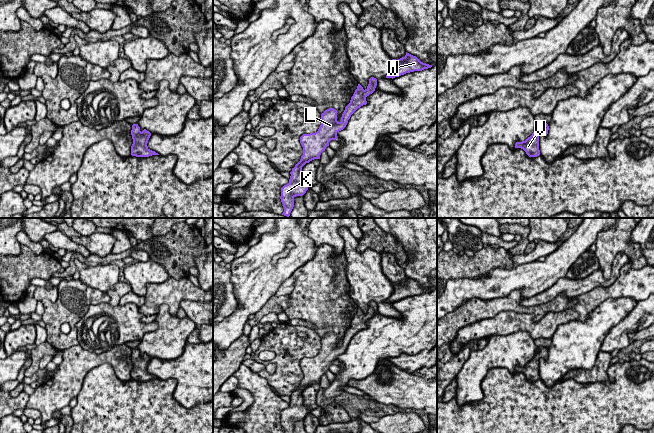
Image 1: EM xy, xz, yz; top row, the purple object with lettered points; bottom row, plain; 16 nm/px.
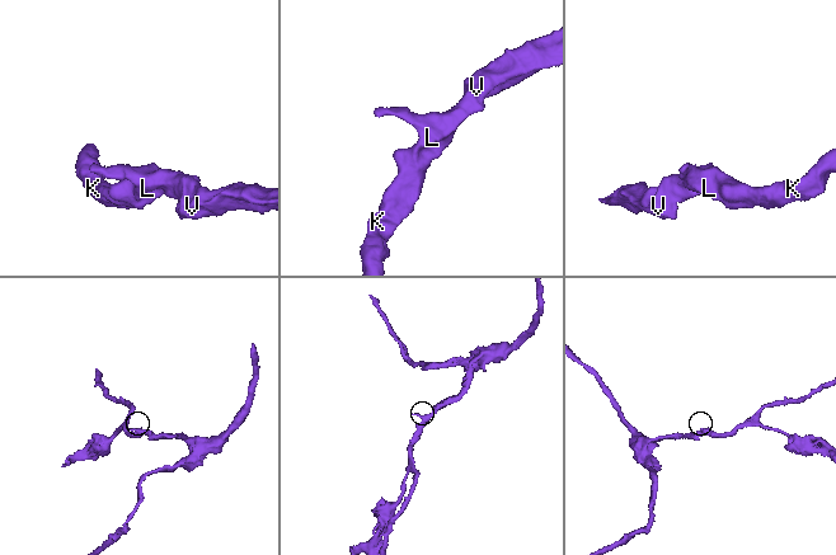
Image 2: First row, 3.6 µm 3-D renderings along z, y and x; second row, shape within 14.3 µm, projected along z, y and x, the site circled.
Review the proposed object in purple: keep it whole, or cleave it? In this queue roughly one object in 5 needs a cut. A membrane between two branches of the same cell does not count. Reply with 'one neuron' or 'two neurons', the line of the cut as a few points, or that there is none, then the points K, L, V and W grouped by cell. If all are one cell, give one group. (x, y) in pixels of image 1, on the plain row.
one neuron; cut none; groups K L V W

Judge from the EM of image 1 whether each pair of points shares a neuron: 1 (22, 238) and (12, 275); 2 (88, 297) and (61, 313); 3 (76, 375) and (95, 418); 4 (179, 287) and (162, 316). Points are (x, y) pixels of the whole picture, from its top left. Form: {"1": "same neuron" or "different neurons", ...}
{"1": "different neurons", "2": "same neuron", "3": "different neurons", "4": "different neurons"}

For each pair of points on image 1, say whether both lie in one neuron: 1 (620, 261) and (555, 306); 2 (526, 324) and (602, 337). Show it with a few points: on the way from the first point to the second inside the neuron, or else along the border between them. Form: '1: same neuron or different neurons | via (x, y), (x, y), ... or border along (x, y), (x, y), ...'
1: different neurons | border along (575, 296), (568, 297), (560, 293), (544, 303)
2: different neurons | border along (578, 320), (561, 323), (551, 337)

